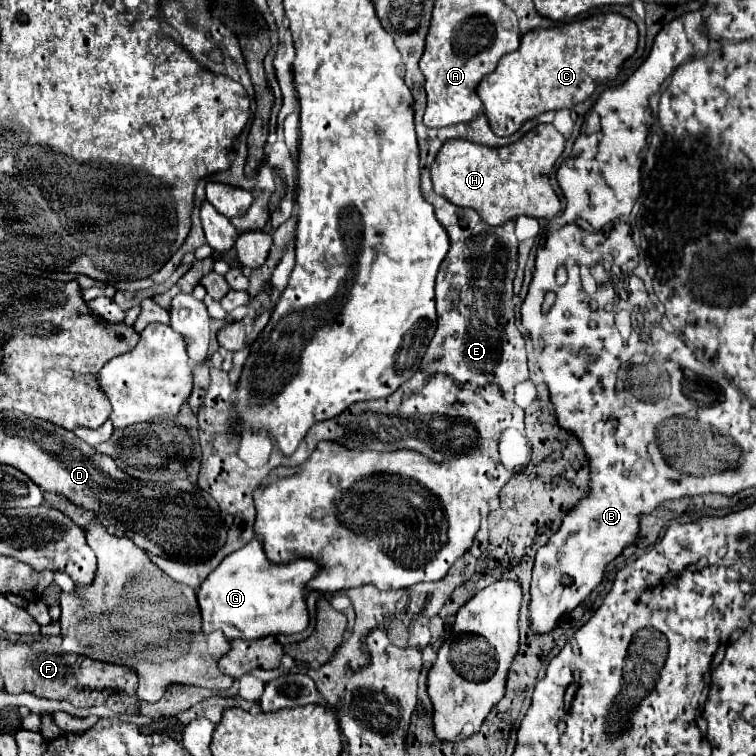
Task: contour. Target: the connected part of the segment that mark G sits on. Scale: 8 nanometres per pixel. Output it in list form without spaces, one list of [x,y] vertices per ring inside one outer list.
[[[259,539],[249,541],[239,551],[227,555],[201,583],[197,599],[203,615],[203,631],[221,629],[227,639],[261,639],[265,635],[295,635],[305,631],[309,625],[305,589],[319,569],[319,563],[311,559],[277,565],[265,557]]]

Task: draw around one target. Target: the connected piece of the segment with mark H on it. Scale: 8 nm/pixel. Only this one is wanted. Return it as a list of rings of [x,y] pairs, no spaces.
[[[537,125],[519,141],[503,147],[451,139],[445,141],[431,165],[433,189],[459,207],[475,209],[489,225],[505,225],[521,215],[553,219],[561,211],[561,203],[549,185],[549,171],[563,149],[565,137],[553,125]]]

